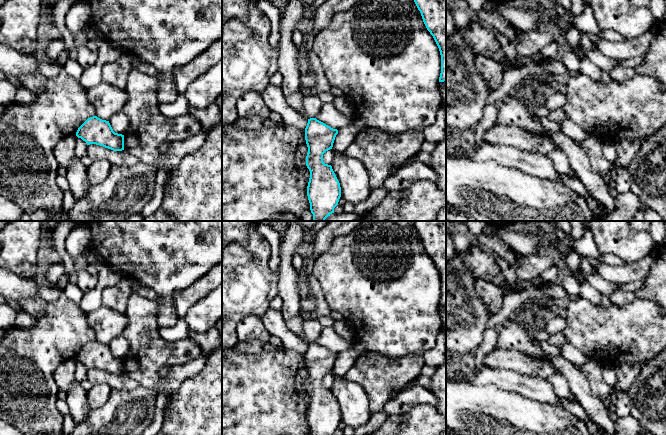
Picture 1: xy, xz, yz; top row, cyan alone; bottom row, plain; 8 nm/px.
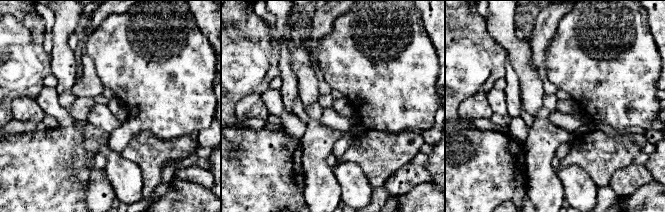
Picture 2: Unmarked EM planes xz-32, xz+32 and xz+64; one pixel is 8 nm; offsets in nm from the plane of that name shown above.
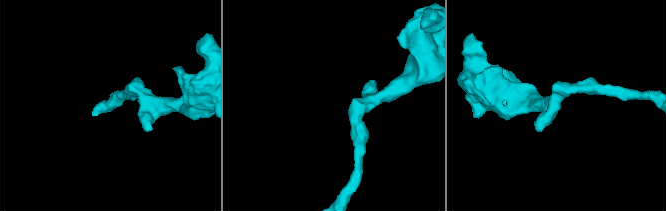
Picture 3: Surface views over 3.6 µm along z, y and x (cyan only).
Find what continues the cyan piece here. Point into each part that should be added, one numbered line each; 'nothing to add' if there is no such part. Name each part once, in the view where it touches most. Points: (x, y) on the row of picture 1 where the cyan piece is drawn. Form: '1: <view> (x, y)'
nothing to add

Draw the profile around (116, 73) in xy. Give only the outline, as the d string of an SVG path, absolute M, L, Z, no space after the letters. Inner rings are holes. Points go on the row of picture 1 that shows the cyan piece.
M128 53L123 54L116 61L111 61L101 66L104 82L125 90L129 73L134 68L135 58Z

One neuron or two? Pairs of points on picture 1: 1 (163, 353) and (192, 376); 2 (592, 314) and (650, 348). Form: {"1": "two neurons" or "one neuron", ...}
{"1": "two neurons", "2": "one neuron"}

